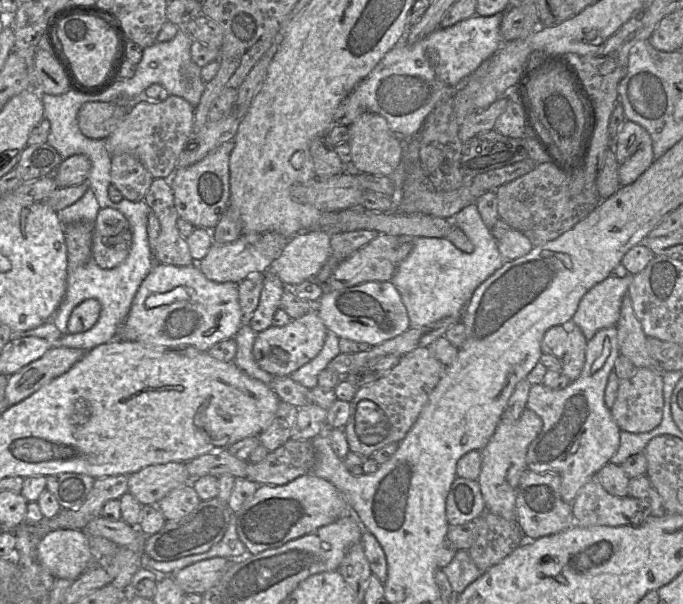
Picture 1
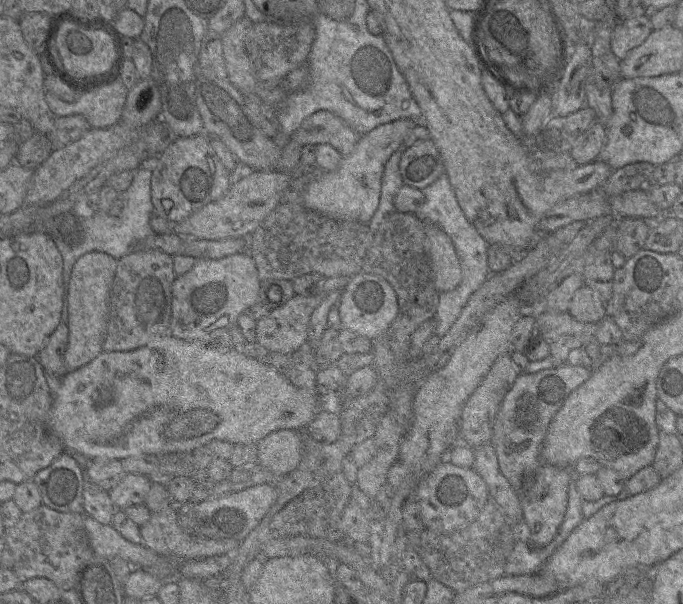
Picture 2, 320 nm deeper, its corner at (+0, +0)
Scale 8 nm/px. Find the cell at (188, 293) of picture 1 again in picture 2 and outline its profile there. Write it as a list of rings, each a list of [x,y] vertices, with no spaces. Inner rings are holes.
[[[247,253],[220,259],[196,259],[194,266],[174,279],[171,289],[171,336],[210,342],[236,325],[241,313],[259,301],[260,279],[254,260]]]

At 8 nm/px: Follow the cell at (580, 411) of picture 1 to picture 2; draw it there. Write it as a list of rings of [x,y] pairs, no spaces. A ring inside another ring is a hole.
[[[568,364],[532,374],[519,374],[497,412],[490,444],[496,452],[500,472],[519,500],[523,513],[523,532],[528,543],[533,547],[546,546],[556,535],[567,509],[570,481],[576,478],[572,469],[555,467],[542,460],[541,448],[548,426],[569,394],[588,380],[592,371],[581,365]]]

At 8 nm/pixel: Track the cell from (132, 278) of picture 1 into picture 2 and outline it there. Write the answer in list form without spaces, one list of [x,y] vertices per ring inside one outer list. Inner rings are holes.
[[[138,168],[133,173],[131,185],[120,193],[123,209],[119,217],[113,217],[108,213],[98,211],[92,217],[80,219],[83,229],[83,241],[79,244],[69,244],[62,238],[54,238],[56,246],[63,258],[63,307],[61,321],[67,325],[69,282],[77,260],[84,254],[92,251],[104,252],[119,260],[132,252],[135,249],[135,244],[143,242],[143,240],[155,234],[150,226],[150,215],[154,211],[151,201],[152,171],[145,168]]]

